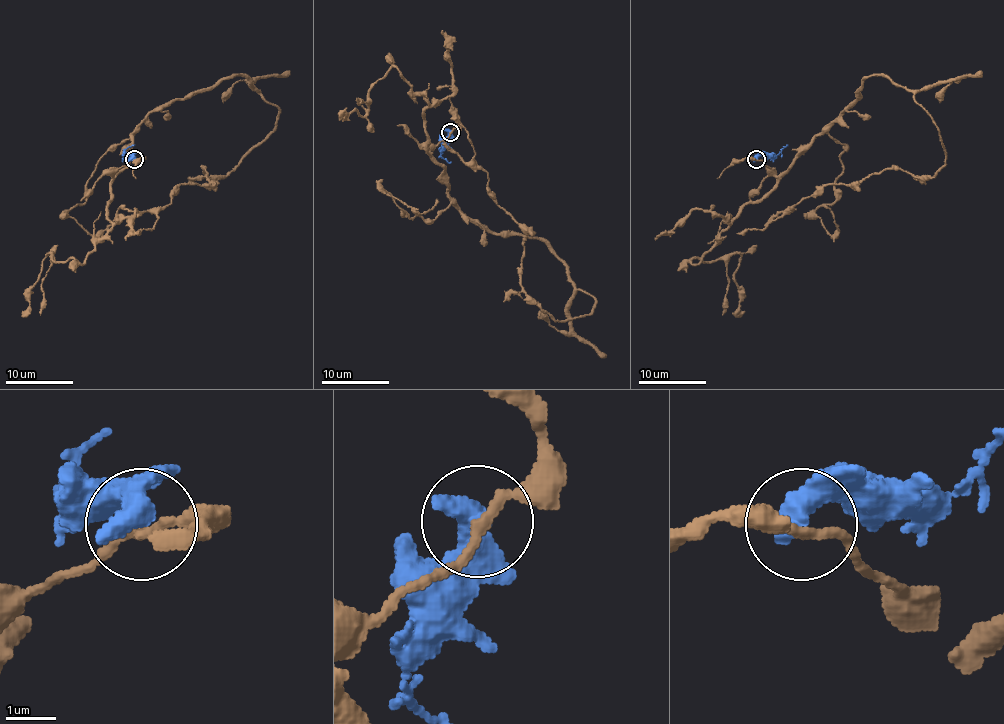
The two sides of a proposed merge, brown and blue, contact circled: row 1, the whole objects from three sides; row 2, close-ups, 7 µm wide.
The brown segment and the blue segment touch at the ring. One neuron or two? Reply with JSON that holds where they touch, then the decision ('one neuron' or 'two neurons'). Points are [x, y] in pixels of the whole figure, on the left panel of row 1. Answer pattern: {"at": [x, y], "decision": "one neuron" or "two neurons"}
{"at": [134, 159], "decision": "two neurons"}

